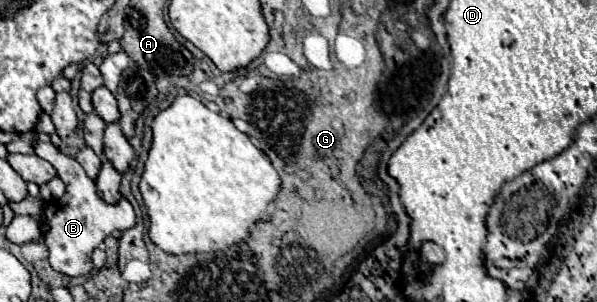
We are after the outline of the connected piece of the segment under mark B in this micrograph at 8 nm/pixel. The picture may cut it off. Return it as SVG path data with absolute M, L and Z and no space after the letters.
M40 142L36 148L36 154L44 160L48 160L56 170L58 176L64 180L66 194L62 198L58 198L56 202L50 202L50 210L44 210L44 216L48 218L50 224L50 232L44 236L48 248L50 248L50 266L62 274L68 276L84 276L92 270L92 250L98 246L100 240L104 240L106 236L116 236L122 234L124 230L132 228L136 224L134 218L134 208L132 204L122 198L116 206L106 204L98 192L96 192L96 184L84 174L84 168L70 156L62 154L60 150L54 148L52 142L44 144Z

